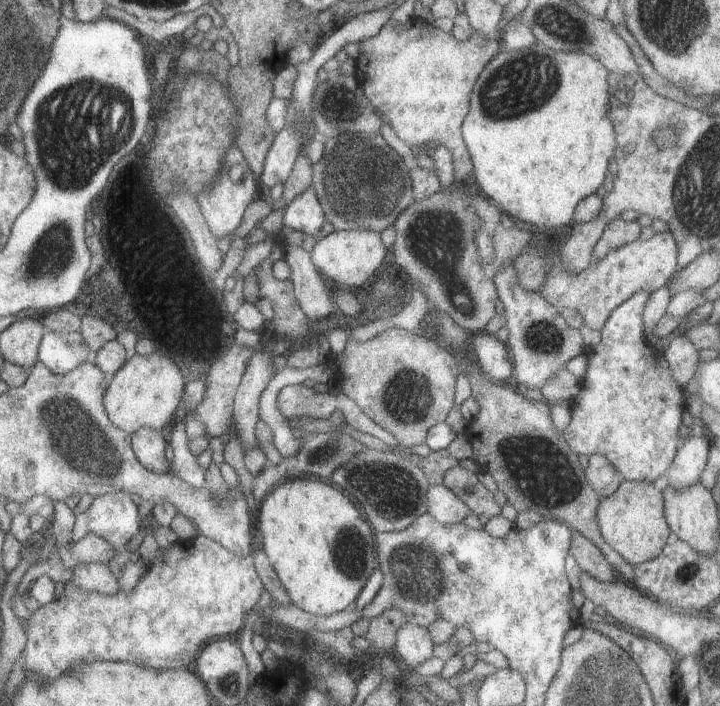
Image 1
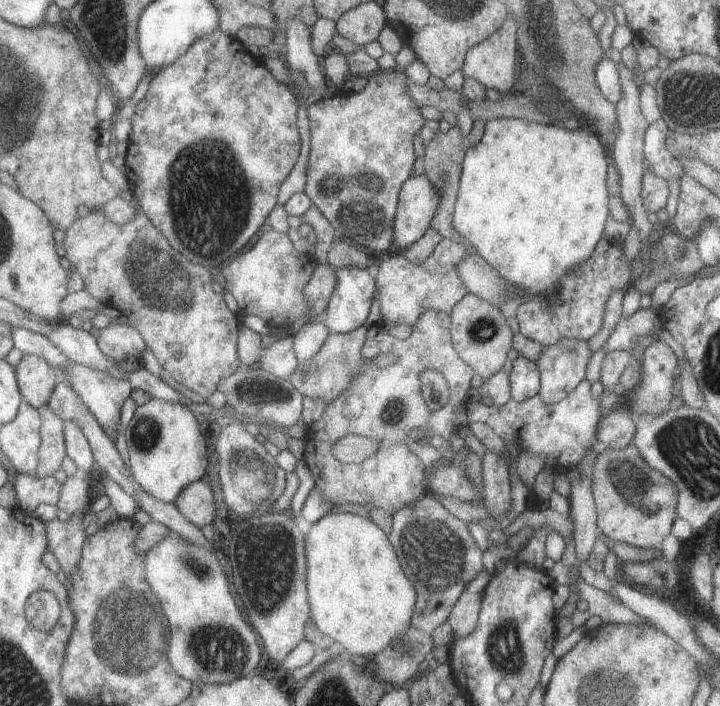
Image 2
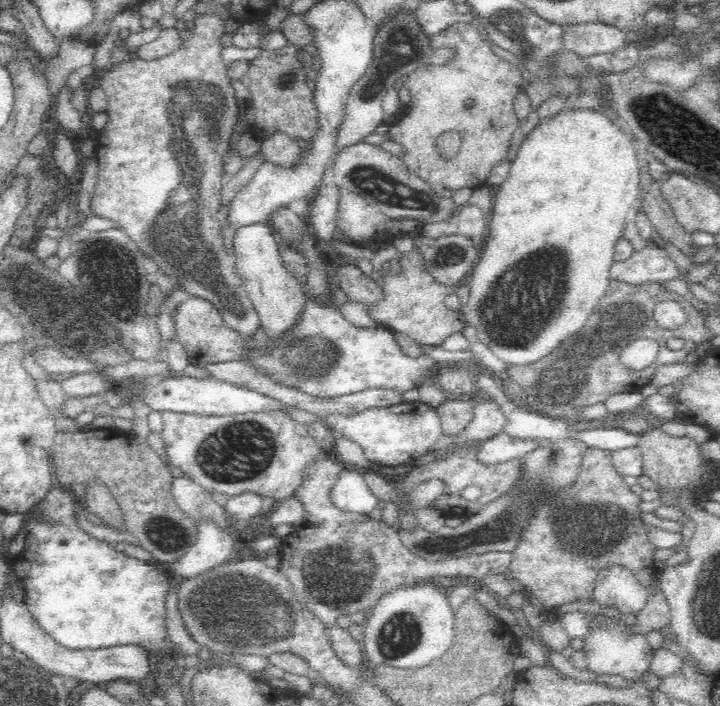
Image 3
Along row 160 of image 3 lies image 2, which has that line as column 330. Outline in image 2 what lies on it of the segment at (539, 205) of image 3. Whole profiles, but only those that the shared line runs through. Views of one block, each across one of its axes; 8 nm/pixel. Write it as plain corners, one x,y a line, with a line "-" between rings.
327,514
311,526
309,538
309,604
313,606
313,620
319,630
337,640
343,652
353,656
373,658
385,648
393,648
395,642
411,628
419,592
409,574
395,554
387,534
371,520
357,514

